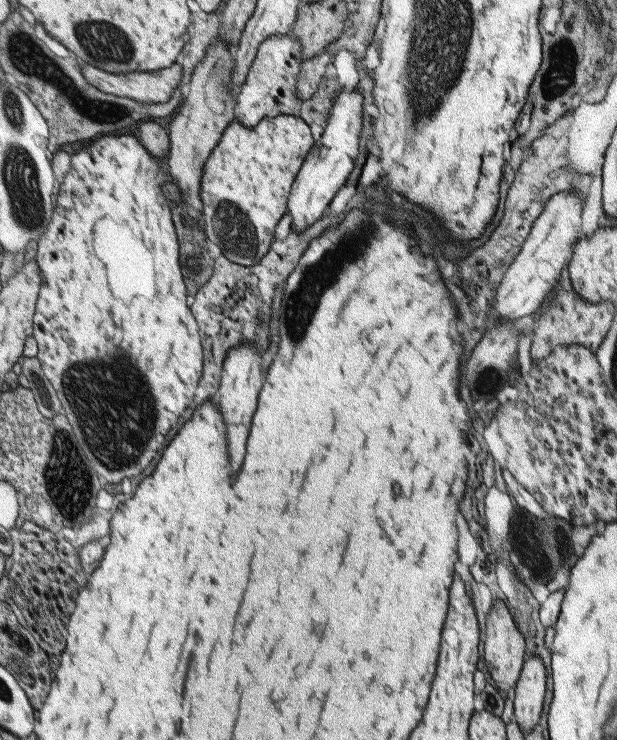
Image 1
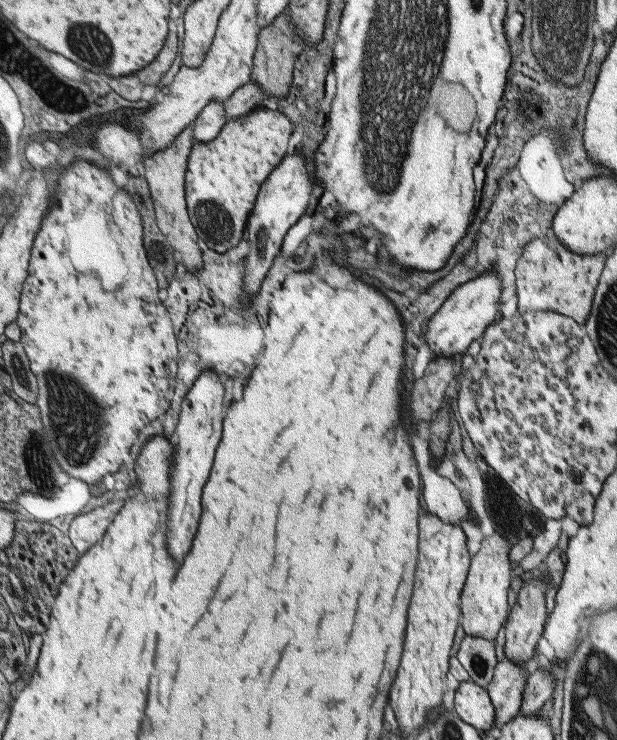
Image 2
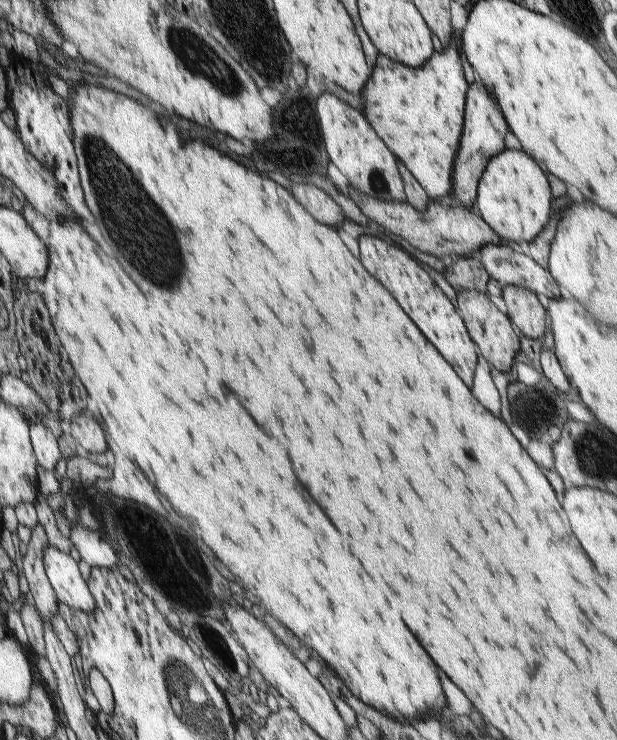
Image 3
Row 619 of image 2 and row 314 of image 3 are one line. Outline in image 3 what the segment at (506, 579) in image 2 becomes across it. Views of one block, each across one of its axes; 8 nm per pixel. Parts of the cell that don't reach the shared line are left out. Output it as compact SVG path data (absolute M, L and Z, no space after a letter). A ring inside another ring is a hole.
M460 290L457 292L461 315L464 324L468 326L471 339L476 342L477 350L482 352L491 367L500 372L508 372L514 366L513 358L520 350L521 342L516 328L506 314L502 313L492 302L488 294L474 292L474 290Z

